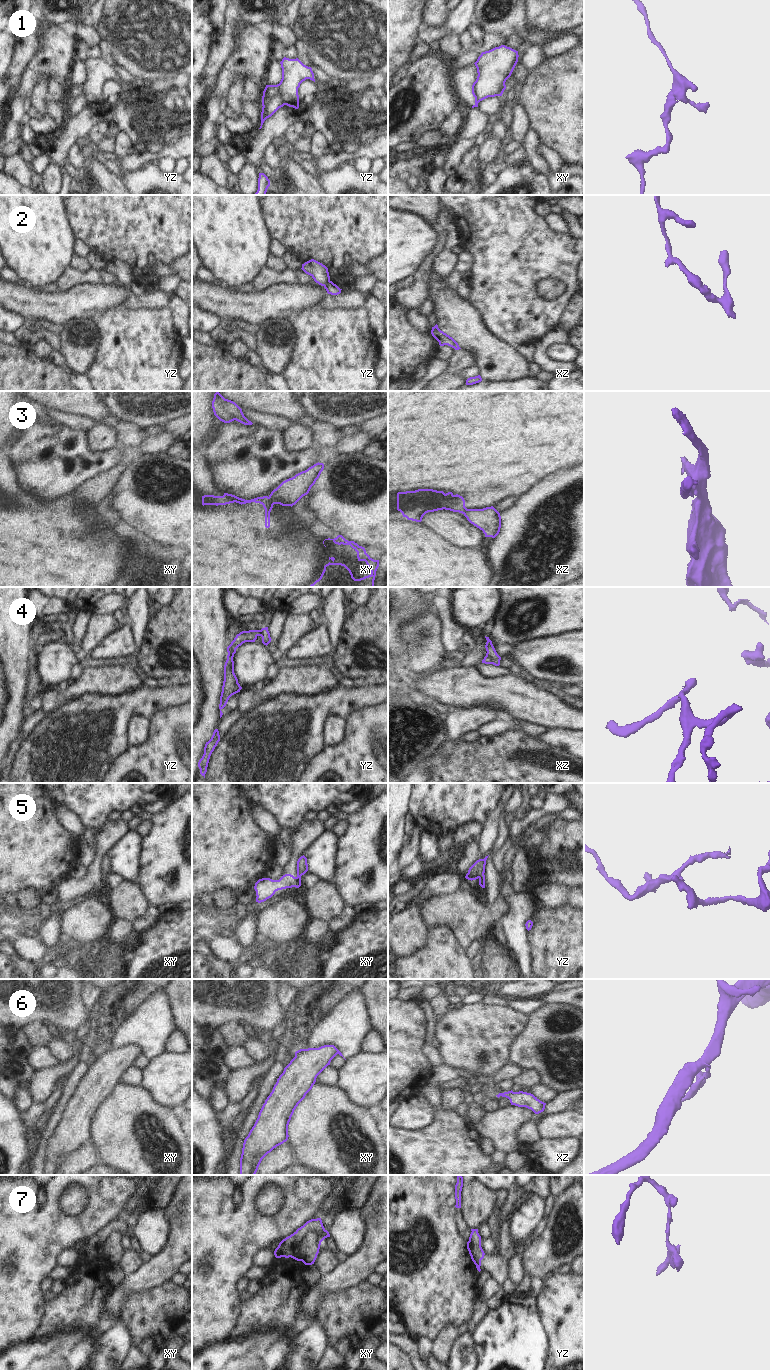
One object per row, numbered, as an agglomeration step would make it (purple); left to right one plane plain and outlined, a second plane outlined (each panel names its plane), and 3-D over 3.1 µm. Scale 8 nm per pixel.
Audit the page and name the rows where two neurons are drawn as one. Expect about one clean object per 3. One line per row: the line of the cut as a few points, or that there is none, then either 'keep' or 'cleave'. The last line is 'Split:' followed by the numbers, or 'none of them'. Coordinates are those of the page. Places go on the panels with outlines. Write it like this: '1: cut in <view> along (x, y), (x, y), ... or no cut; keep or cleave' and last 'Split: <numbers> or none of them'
1: cut in yz along (284, 103), (280, 97), (273, 96), (263, 107); cleave
2: cut in yz along (329, 280), (324, 286); cleave
3: cut in xy along (268, 497), (270, 511); cleave
4: cut in xz along (486, 655), (492, 663); cleave
5: cut in yz along (483, 873), (478, 877); cleave
6: cut in xy along (336, 1049), (338, 1053); cleave
7: no cut; keep
Split: 1, 2, 3, 4, 5, 6

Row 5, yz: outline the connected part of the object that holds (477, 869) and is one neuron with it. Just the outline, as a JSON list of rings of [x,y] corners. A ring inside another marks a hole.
[[[486,856],[484,859],[477,860],[469,868],[468,873],[466,874],[465,878],[472,881],[472,880],[478,879],[482,874],[484,874],[485,873],[486,860],[487,860],[488,856]]]

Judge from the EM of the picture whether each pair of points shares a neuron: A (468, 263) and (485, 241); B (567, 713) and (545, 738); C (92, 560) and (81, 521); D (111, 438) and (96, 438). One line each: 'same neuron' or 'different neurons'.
A: different neurons
B: different neurons
C: same neuron
D: same neuron

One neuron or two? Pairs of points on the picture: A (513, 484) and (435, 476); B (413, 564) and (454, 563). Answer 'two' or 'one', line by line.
A: one
B: one

